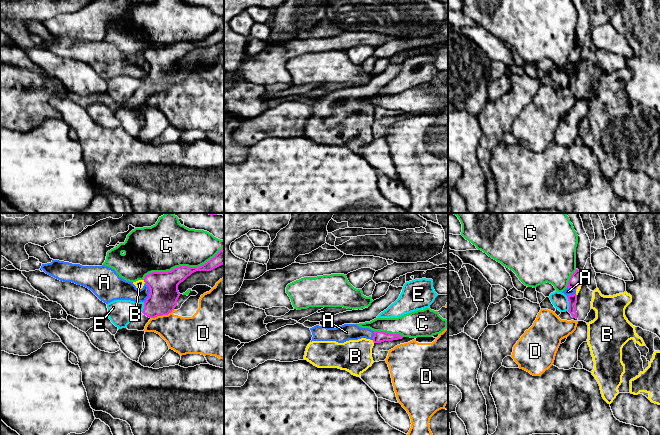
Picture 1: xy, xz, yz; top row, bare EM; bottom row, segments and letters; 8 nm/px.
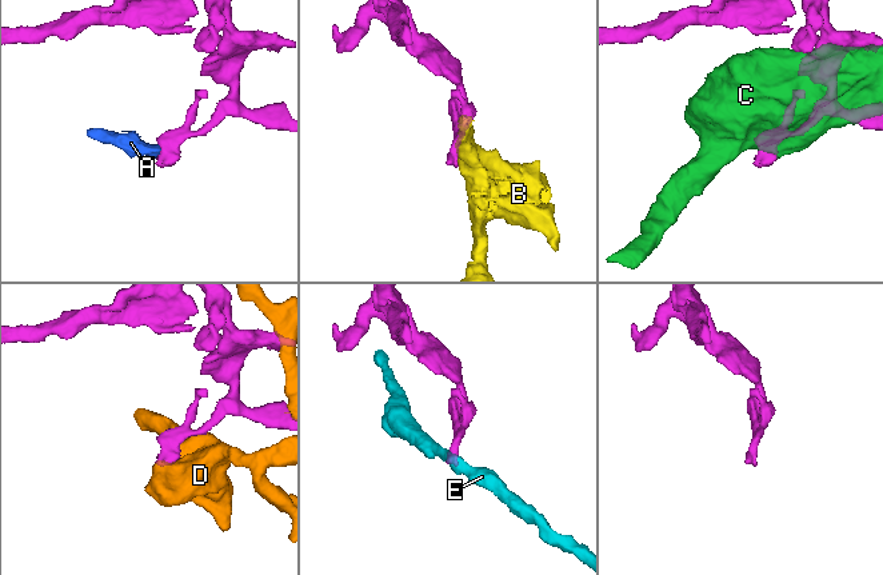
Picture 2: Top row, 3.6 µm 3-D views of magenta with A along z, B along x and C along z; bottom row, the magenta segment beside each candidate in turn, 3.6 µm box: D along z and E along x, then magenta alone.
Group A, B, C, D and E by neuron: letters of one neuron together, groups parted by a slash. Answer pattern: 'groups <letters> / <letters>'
groups A B / C / D / E

